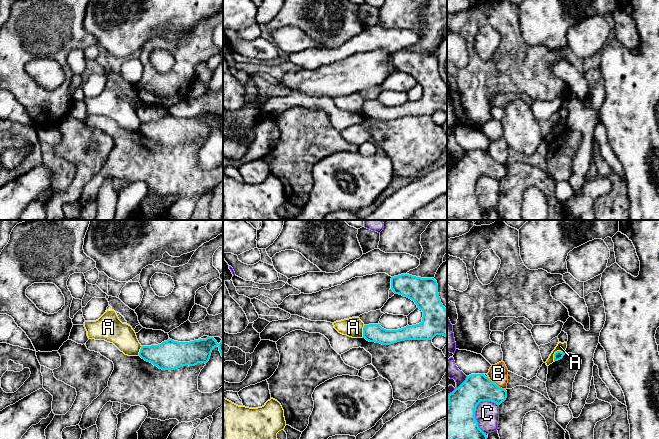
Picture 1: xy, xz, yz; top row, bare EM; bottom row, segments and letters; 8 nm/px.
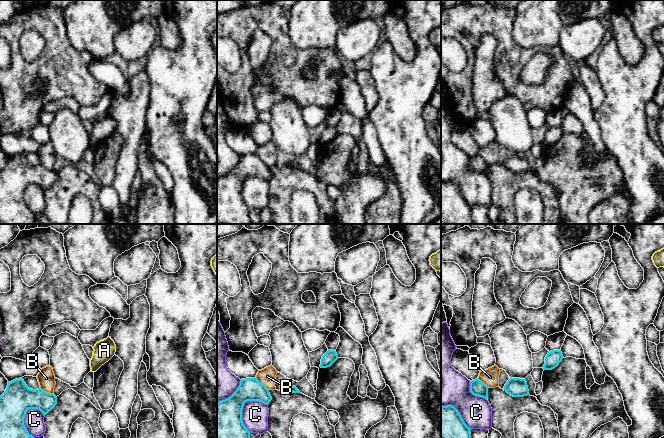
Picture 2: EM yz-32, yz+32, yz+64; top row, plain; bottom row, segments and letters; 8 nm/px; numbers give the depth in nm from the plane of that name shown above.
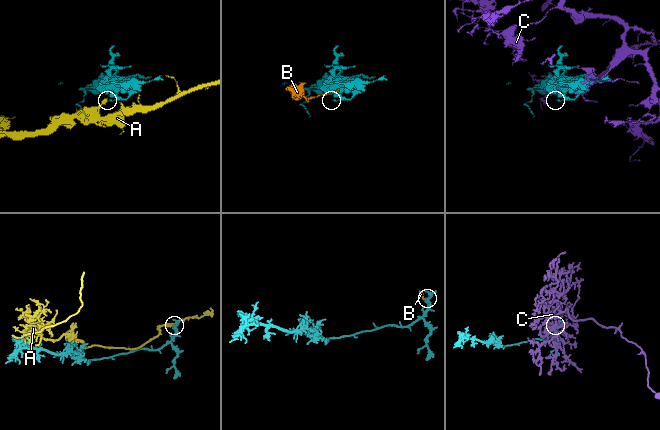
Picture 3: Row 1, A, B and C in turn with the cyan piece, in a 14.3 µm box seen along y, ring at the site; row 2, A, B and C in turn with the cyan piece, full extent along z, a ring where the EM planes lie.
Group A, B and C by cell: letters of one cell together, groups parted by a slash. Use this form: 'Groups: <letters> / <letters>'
Groups: A / B / C

